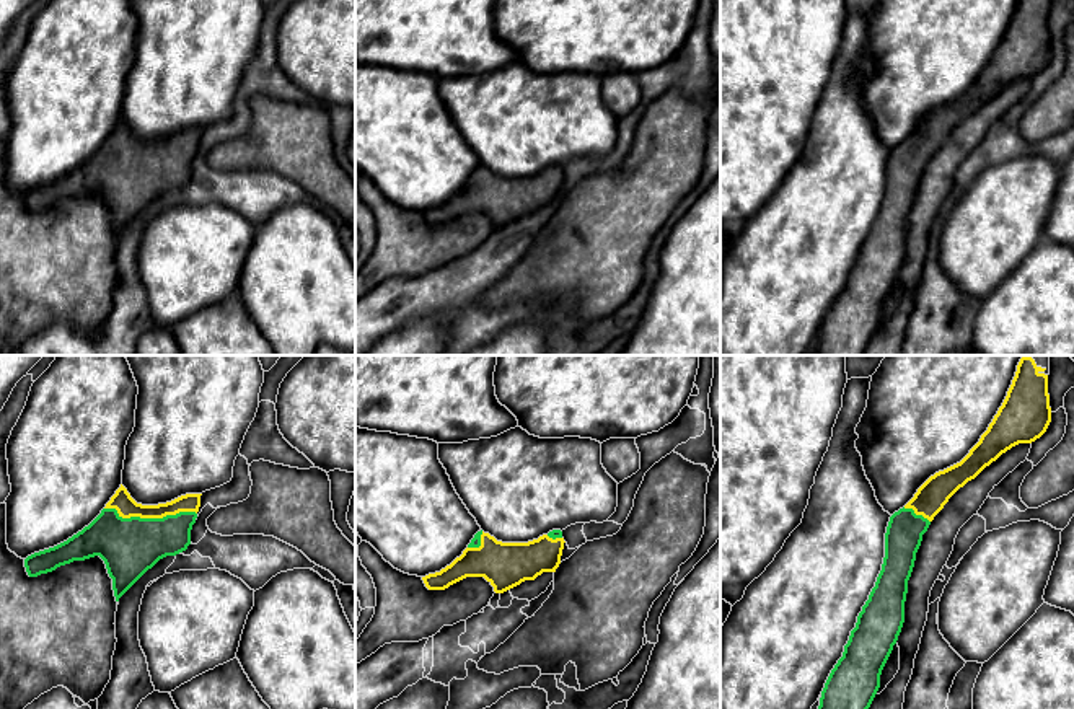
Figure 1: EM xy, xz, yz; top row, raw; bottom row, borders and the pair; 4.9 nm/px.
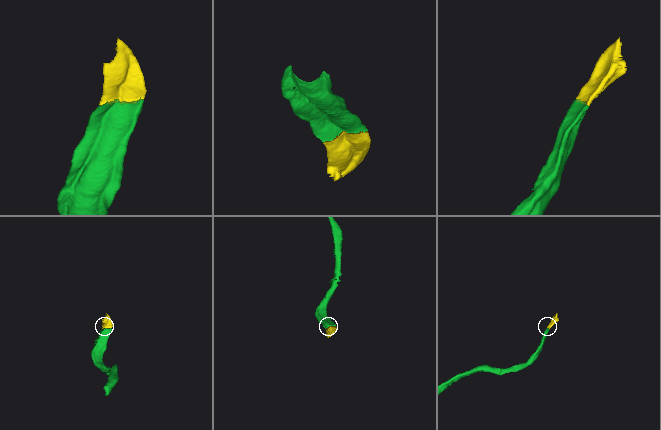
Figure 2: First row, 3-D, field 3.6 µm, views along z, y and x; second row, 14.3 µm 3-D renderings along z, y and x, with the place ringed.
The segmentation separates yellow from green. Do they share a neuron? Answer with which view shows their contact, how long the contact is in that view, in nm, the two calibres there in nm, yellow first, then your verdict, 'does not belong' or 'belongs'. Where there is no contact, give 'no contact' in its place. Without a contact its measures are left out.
xy | 460 nm | 100/280 nm | belongs

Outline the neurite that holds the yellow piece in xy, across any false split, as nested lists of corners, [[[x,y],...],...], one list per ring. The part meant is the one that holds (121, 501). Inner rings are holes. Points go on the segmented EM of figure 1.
[[[121,484],[101,513],[67,541],[24,559],[29,577],[99,556],[112,579],[116,601],[160,559],[191,544],[202,494],[158,505],[137,504]]]

